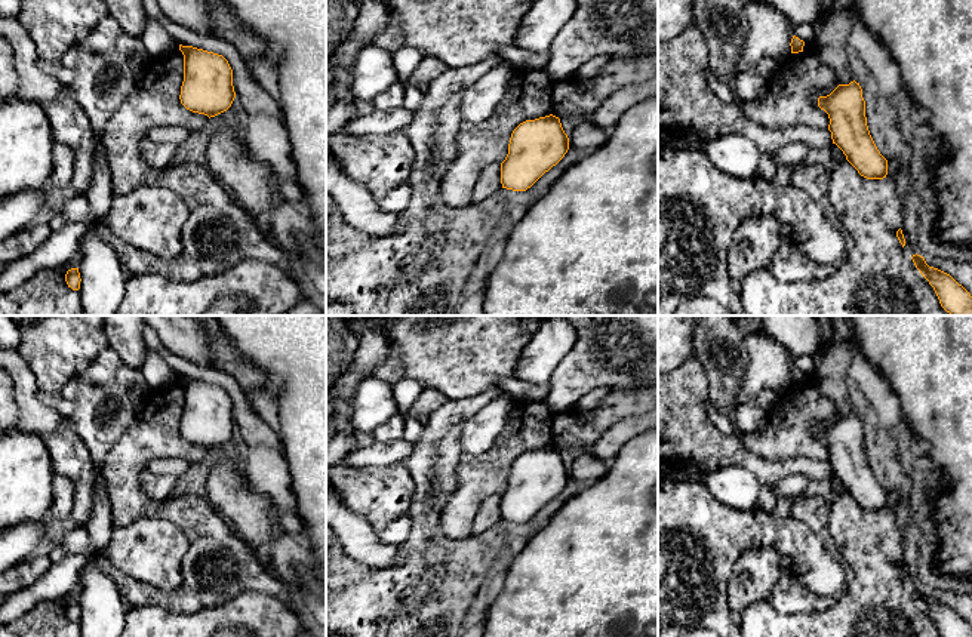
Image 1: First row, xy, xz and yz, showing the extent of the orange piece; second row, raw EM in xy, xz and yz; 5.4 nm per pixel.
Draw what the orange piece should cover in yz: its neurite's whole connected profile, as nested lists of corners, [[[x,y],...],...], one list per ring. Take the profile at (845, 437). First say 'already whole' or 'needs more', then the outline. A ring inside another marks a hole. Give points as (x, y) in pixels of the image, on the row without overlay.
already whole; [[[859,415],[839,416],[830,427],[818,430],[818,438],[828,446],[833,476],[858,505],[867,511],[886,510],[888,492],[870,467]]]

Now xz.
already whole; [[[550,446],[520,455],[511,465],[508,486],[501,495],[502,520],[526,523],[556,498],[569,481],[560,450]]]

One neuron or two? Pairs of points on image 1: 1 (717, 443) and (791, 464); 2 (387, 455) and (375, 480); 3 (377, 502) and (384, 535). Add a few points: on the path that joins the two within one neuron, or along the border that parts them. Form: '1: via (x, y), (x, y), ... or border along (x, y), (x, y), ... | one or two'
1: via (735, 454), (759, 467), (774, 467) | one
2: border along (403, 461), (380, 467), (347, 465) | two
3: border along (406, 511), (377, 534) | two

